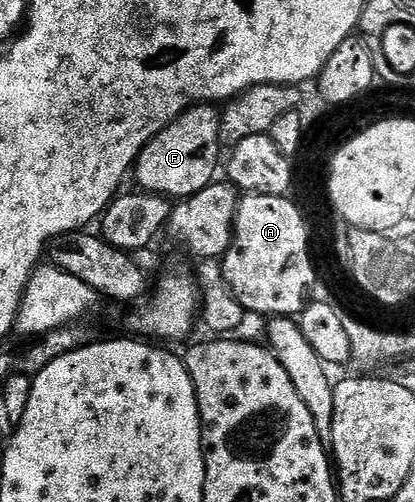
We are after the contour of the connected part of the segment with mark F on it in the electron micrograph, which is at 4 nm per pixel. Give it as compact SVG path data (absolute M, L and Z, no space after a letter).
M197 104L183 110L168 124L161 134L157 134L140 157L136 159L134 178L141 191L149 194L162 194L169 200L187 200L192 195L202 192L217 177L216 165L221 165L219 158L221 111L212 104Z

